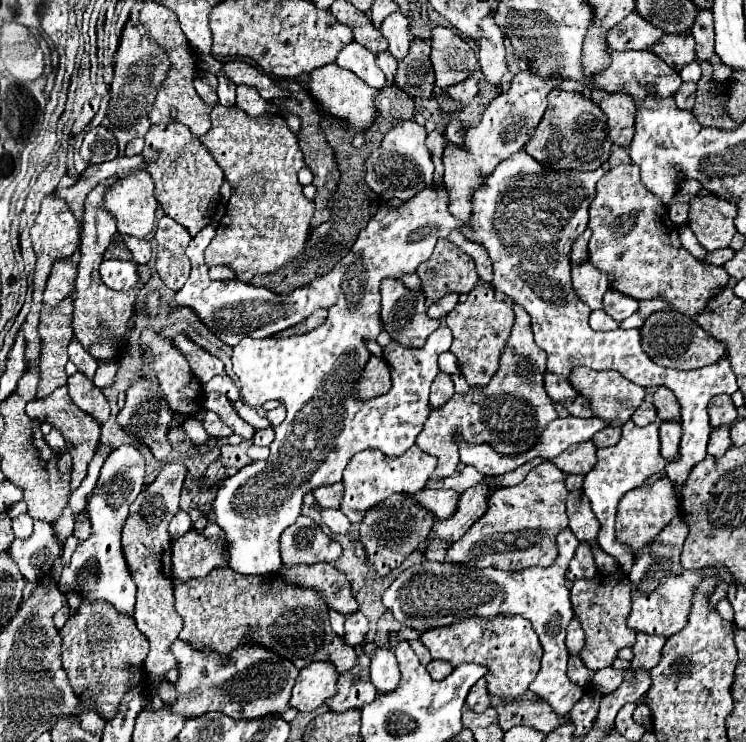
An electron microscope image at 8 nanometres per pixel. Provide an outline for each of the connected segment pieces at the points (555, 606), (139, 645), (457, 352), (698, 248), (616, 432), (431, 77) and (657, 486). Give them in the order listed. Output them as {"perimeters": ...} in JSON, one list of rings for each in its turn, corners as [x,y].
{"perimeters":[[[[567,529],[557,535],[557,549],[559,557],[551,567],[535,566],[521,571],[501,571],[493,567],[467,569],[463,565],[447,565],[423,559],[423,563],[405,569],[389,585],[389,589],[383,593],[383,605],[393,613],[397,621],[405,625],[409,625],[411,619],[423,619],[423,617],[463,619],[477,615],[483,619],[493,619],[501,613],[521,615],[529,619],[543,647],[541,671],[537,673],[529,689],[545,703],[549,703],[559,717],[565,717],[585,693],[583,687],[573,685],[567,677],[569,653],[563,639],[569,621],[575,617],[573,603],[569,597],[569,581],[565,579],[565,571],[577,549],[577,537],[573,535],[573,531]]],[[[83,599],[79,611],[73,613],[61,629],[61,637],[63,667],[69,675],[71,687],[81,699],[91,699],[105,721],[111,721],[117,715],[117,707],[127,689],[137,687],[141,689],[143,699],[149,699],[149,677],[143,667],[149,643],[133,619],[119,615],[113,605],[89,603]]],[[[483,279],[477,281],[473,291],[467,295],[467,301],[459,303],[447,317],[447,327],[453,333],[451,353],[459,359],[459,371],[465,375],[469,385],[487,385],[493,373],[499,367],[499,353],[507,343],[511,325],[513,325],[513,309],[509,301],[497,301],[495,291]]],[[[684,225],[679,227],[679,237],[684,248],[695,256],[695,258],[698,260],[704,259],[707,251],[699,244],[689,226]]],[[[609,425],[609,427],[605,427],[605,429],[601,429],[601,431],[597,431],[597,433],[593,435],[593,443],[595,443],[597,447],[617,445],[619,439],[621,439],[621,427],[617,427],[617,425]]],[[[413,39],[407,57],[399,63],[395,85],[405,89],[411,97],[429,97],[435,85],[435,73],[429,59],[429,45],[423,39]]],[[[669,479],[657,481],[653,485],[637,487],[629,491],[617,505],[617,523],[615,523],[615,537],[617,541],[625,543],[633,555],[641,551],[645,545],[651,545],[653,539],[673,521],[673,517],[679,515],[679,501],[673,489],[673,483]]]]}

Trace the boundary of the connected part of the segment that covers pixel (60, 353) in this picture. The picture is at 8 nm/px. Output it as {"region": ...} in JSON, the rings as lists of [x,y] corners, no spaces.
{"region":[[[67,297],[57,307],[41,309],[39,337],[41,337],[41,381],[37,387],[37,397],[43,399],[51,395],[57,387],[67,383],[65,363],[67,345],[73,337],[73,299]]]}

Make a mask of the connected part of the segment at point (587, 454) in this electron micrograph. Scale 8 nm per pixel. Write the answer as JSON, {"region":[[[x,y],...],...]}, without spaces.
{"region":[[[591,441],[585,443],[577,443],[571,445],[565,453],[561,453],[557,459],[553,459],[553,463],[563,471],[563,473],[589,473],[595,465],[595,453],[597,447]]]}

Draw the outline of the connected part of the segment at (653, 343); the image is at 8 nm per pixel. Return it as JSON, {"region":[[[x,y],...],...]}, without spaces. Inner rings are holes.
{"region":[[[661,309],[645,319],[645,323],[641,325],[641,345],[653,363],[671,369],[683,369],[683,371],[705,367],[725,357],[723,343],[707,335],[693,319],[673,309]]]}

